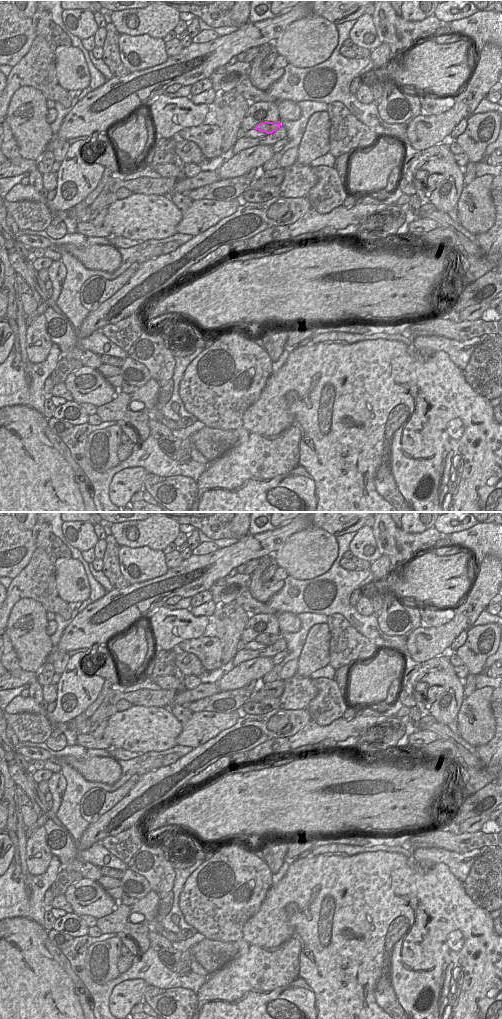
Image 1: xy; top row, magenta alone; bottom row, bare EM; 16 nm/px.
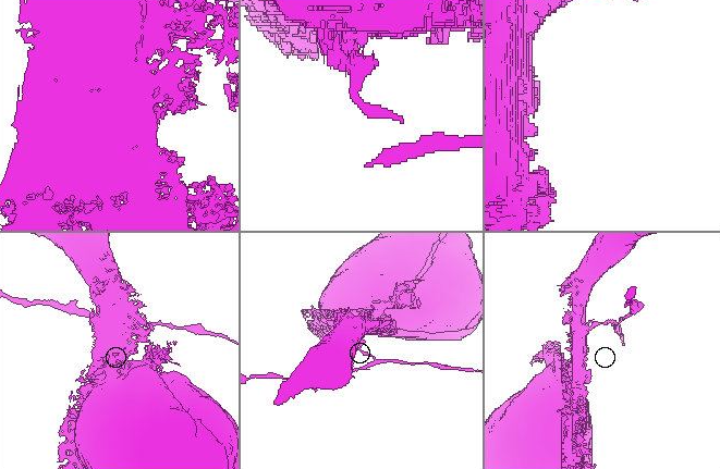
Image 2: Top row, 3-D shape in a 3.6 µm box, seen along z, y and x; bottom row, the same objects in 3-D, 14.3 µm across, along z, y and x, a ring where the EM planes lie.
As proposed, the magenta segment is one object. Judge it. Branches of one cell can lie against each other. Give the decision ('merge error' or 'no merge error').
merge error

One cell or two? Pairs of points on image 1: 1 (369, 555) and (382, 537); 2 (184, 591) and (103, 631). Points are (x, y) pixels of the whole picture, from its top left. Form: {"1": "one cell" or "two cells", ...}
{"1": "two cells", "2": "one cell"}

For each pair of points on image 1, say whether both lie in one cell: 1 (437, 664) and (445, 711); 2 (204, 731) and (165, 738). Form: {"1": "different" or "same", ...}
{"1": "same", "2": "different"}

